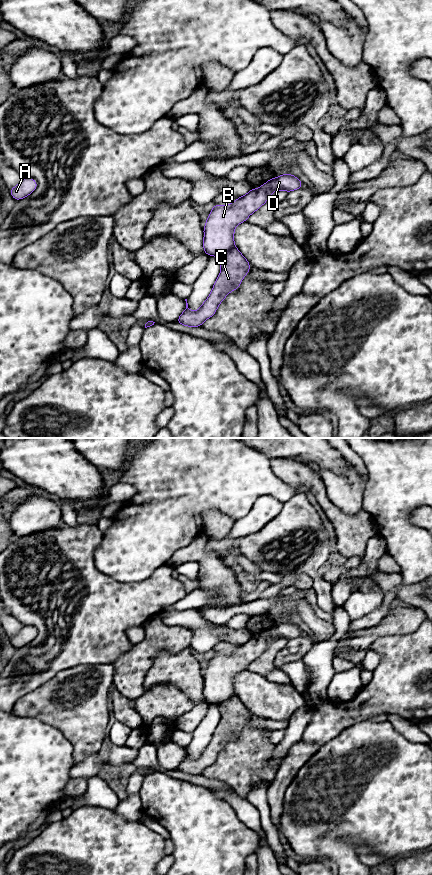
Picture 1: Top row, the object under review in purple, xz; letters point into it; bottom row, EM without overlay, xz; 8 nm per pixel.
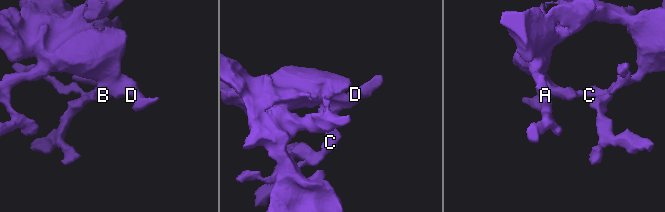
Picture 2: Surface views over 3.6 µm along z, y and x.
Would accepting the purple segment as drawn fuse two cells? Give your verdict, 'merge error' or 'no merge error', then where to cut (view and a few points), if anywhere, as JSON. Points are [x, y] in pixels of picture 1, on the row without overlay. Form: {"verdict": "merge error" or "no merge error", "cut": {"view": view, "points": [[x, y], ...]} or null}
{"verdict": "merge error", "cut": {"view": "xz", "points": [[234, 693], [218, 704]]}}

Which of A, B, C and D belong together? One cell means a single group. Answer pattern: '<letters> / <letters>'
A B D / C

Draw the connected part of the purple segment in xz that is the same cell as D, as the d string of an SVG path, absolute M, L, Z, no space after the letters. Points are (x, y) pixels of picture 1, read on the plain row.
M283 622L268 628L257 637L237 646L227 654L213 653L203 676L203 696L209 704L220 704L231 698L234 692L236 674L258 658L276 638L286 640L302 636L302 630L292 622Z

